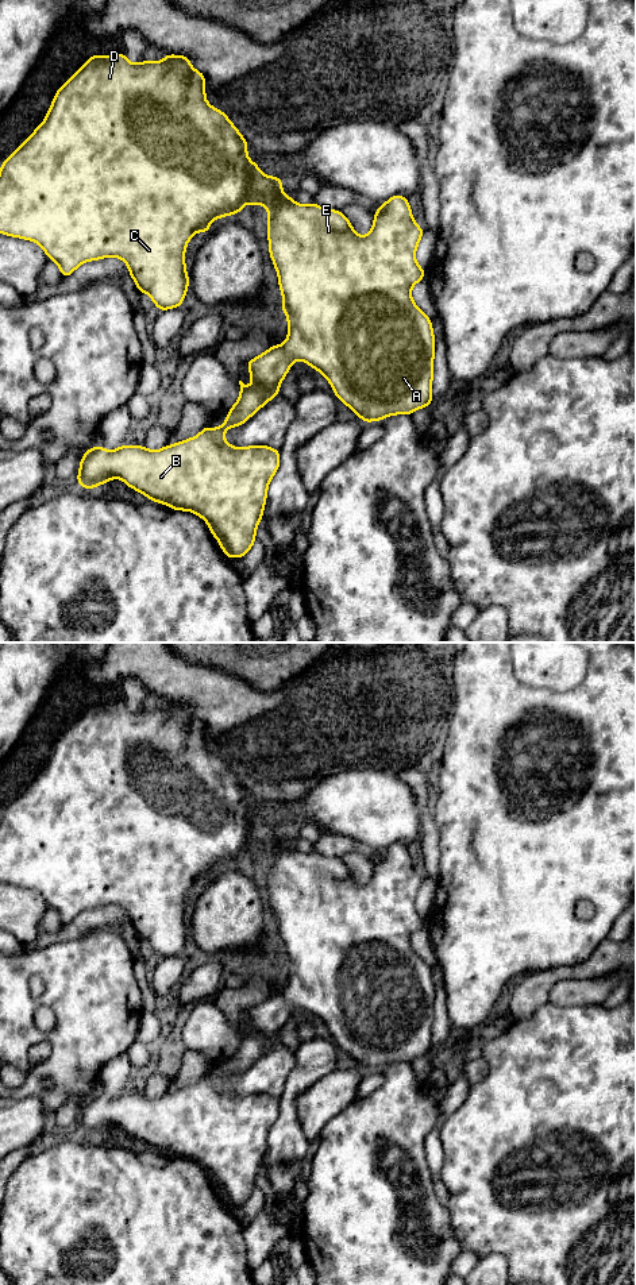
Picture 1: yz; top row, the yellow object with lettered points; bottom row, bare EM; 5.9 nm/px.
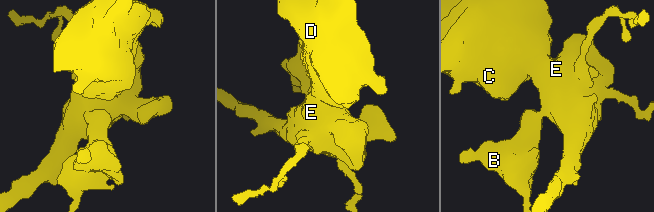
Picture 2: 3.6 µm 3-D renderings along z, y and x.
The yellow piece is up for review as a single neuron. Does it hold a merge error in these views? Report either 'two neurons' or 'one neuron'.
one neuron

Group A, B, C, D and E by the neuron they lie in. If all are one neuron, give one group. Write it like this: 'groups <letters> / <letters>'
groups A B C D E

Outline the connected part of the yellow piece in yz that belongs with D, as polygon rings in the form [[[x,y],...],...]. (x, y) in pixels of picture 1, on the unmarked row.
[[[124,701],[100,705],[93,702],[89,709],[82,713],[55,741],[50,759],[43,771],[16,796],[0,814],[0,881],[15,884],[26,888],[36,890],[47,906],[54,908],[62,921],[63,927],[68,926],[81,911],[116,904],[123,907],[136,935],[140,941],[147,941],[159,958],[180,956],[188,934],[188,919],[185,918],[185,895],[192,884],[197,880],[208,880],[212,875],[211,868],[221,867],[226,863],[238,863],[244,852],[261,852],[269,861],[269,900],[274,915],[278,921],[278,931],[282,941],[281,958],[288,964],[288,987],[284,992],[270,995],[262,1003],[246,1010],[250,1016],[250,1026],[255,1031],[253,1035],[246,1034],[242,1029],[240,1042],[236,1051],[228,1057],[228,1065],[220,1076],[209,1076],[208,1073],[194,1085],[178,1089],[173,1093],[163,1095],[158,1099],[149,1099],[144,1093],[122,1093],[115,1099],[105,1099],[101,1093],[88,1097],[81,1107],[77,1123],[78,1132],[84,1137],[95,1137],[101,1131],[109,1130],[112,1126],[120,1126],[131,1137],[144,1142],[150,1149],[165,1151],[174,1158],[186,1158],[198,1162],[207,1169],[211,1181],[217,1186],[221,1197],[228,1207],[243,1205],[251,1197],[255,1186],[255,1178],[263,1164],[266,1153],[267,1134],[280,1115],[280,1097],[267,1093],[251,1093],[244,1096],[232,1095],[226,1091],[224,1081],[231,1074],[243,1073],[258,1057],[266,1053],[273,1045],[280,1043],[280,1031],[286,1024],[294,1007],[304,1008],[320,1019],[332,1034],[336,1046],[352,1057],[362,1069],[378,1069],[392,1062],[412,1062],[415,1058],[432,1051],[432,1023],[433,1023],[433,1002],[435,985],[431,966],[421,960],[412,948],[410,937],[415,931],[424,927],[425,919],[416,907],[415,900],[424,881],[412,864],[409,848],[401,842],[394,842],[374,861],[373,876],[369,883],[358,884],[342,858],[324,857],[316,850],[301,853],[293,849],[282,838],[282,826],[265,823],[258,817],[258,807],[251,811],[247,803],[247,788],[239,782],[238,776],[230,769],[227,763],[217,756],[211,755],[205,746],[205,723],[192,715],[190,709],[185,703],[171,703],[165,701],[165,709],[143,709],[131,711]]]

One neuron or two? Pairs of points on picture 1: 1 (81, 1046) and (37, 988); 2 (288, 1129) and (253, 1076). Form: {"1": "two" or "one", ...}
{"1": "two", "2": "two"}

